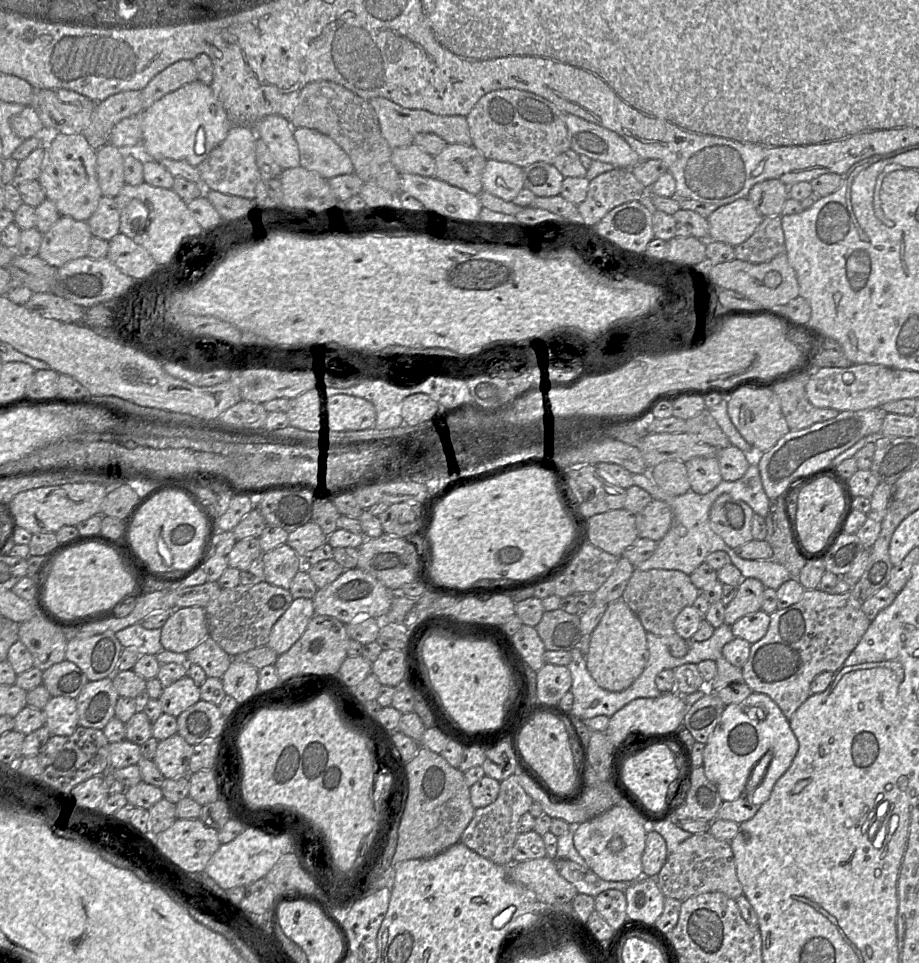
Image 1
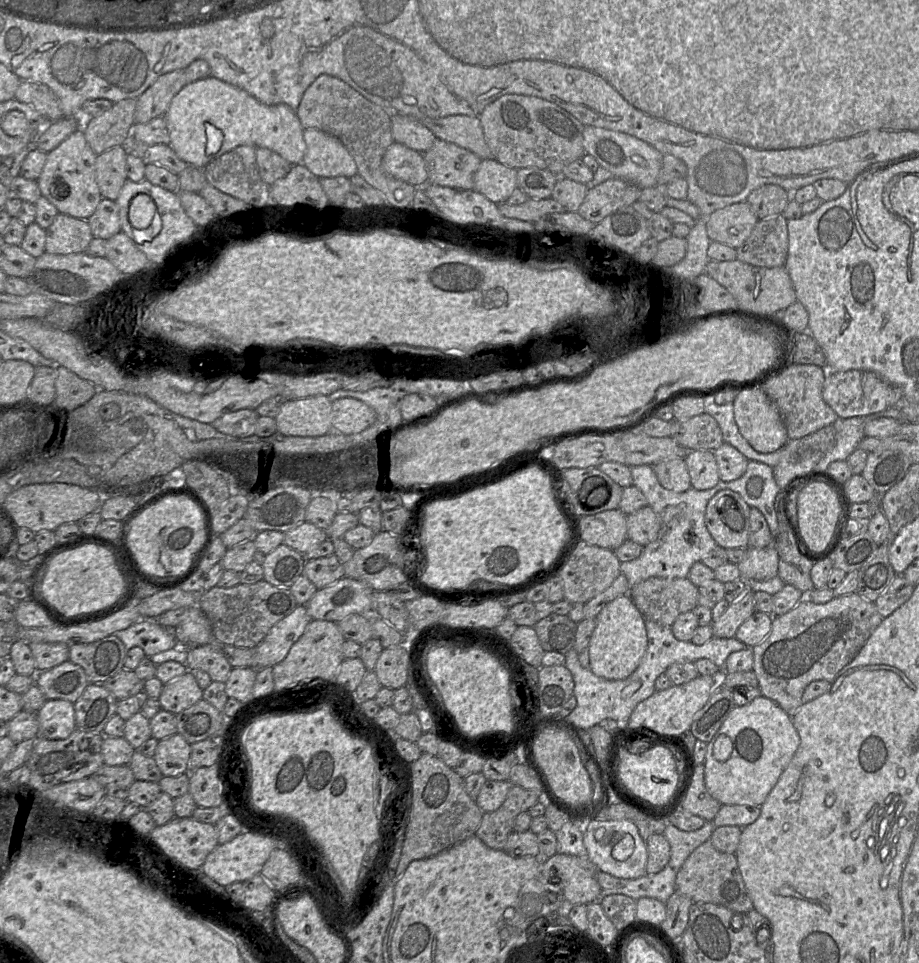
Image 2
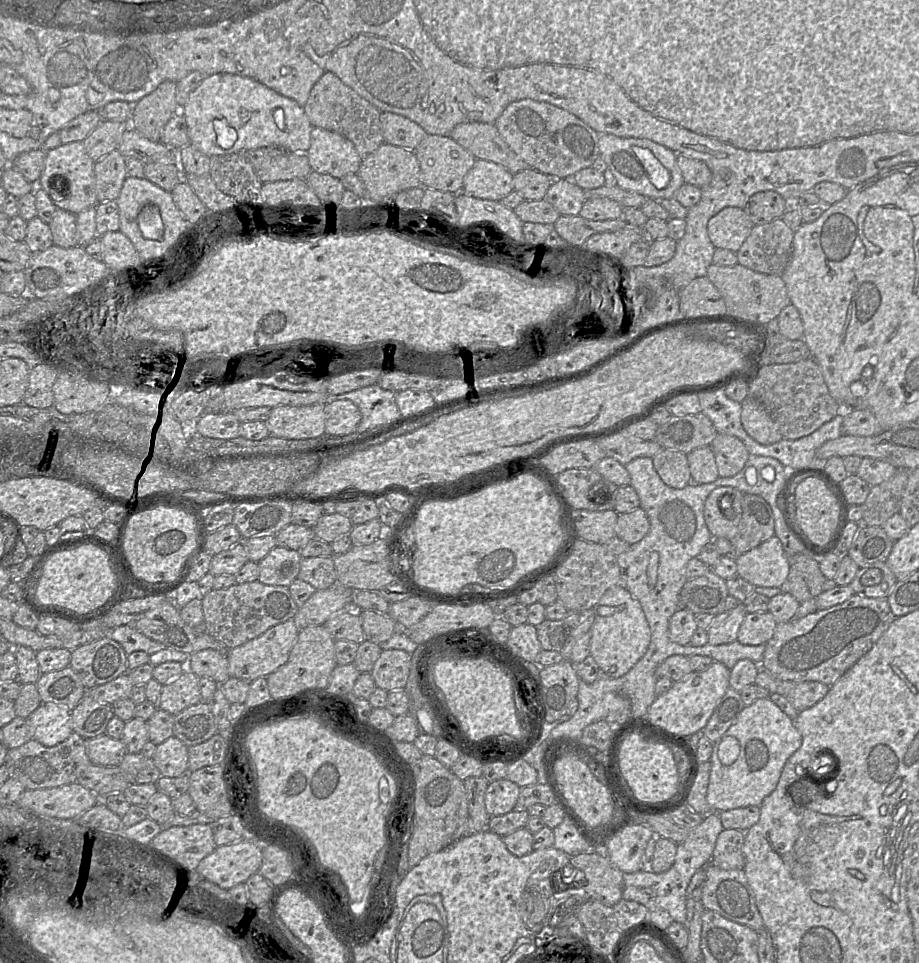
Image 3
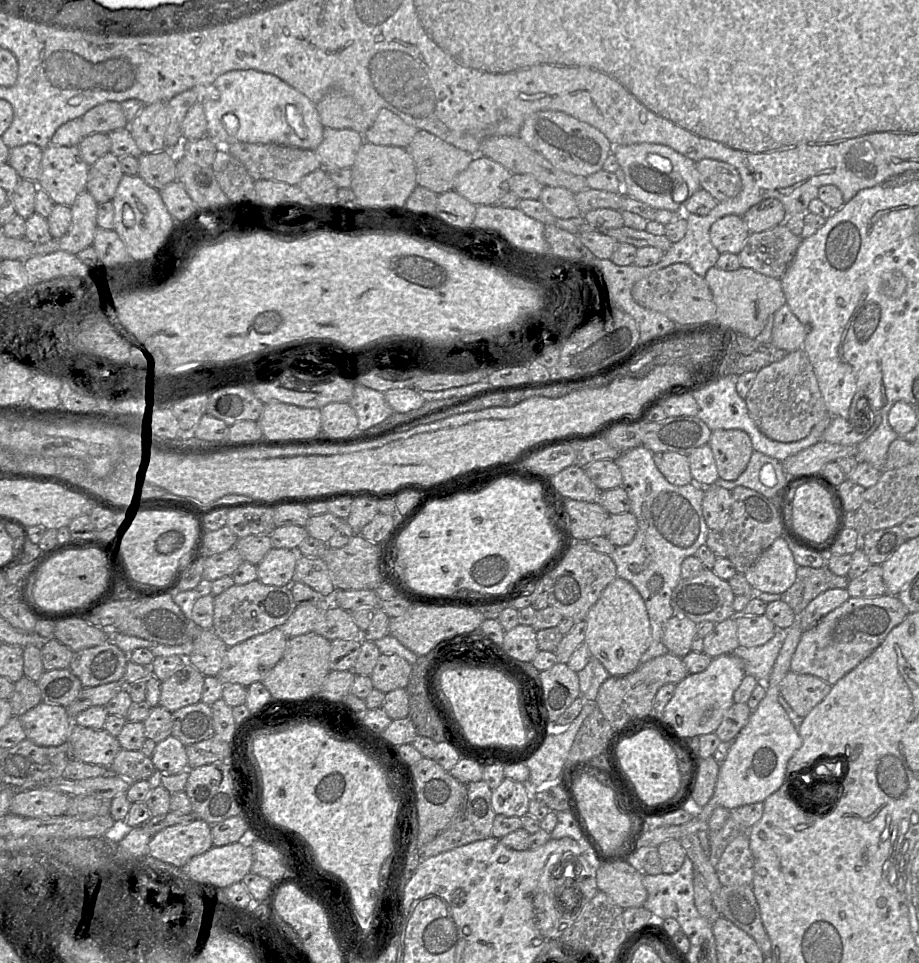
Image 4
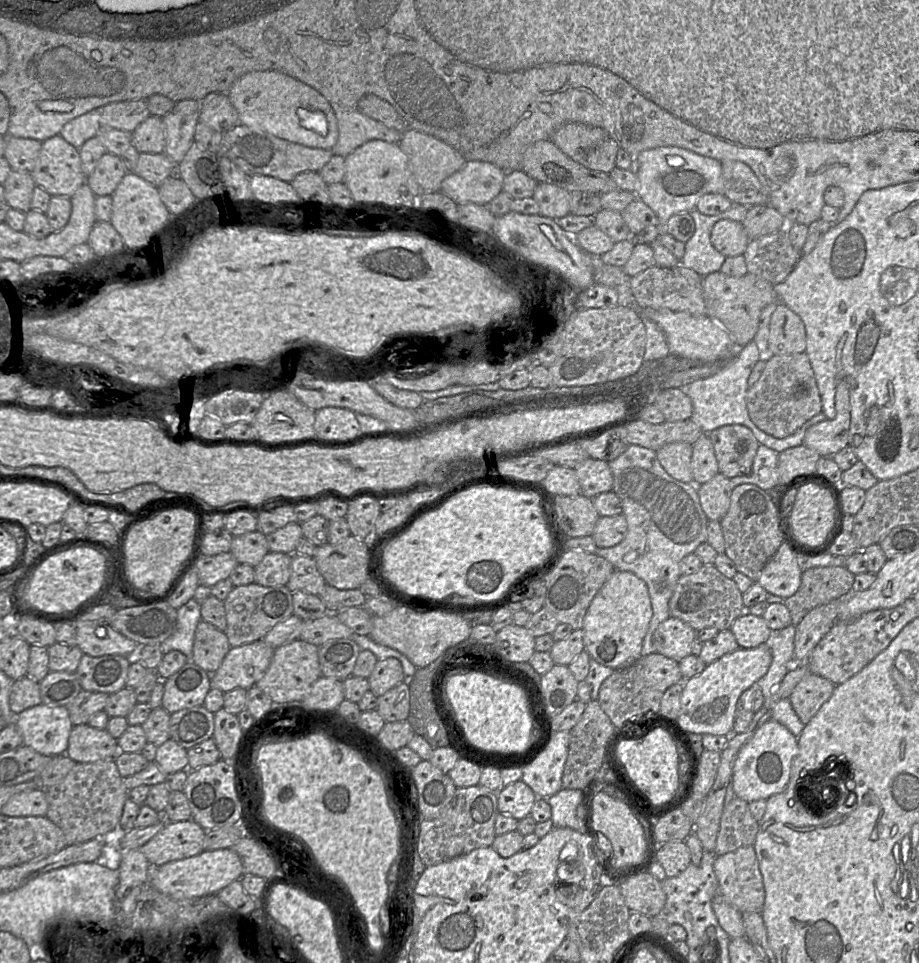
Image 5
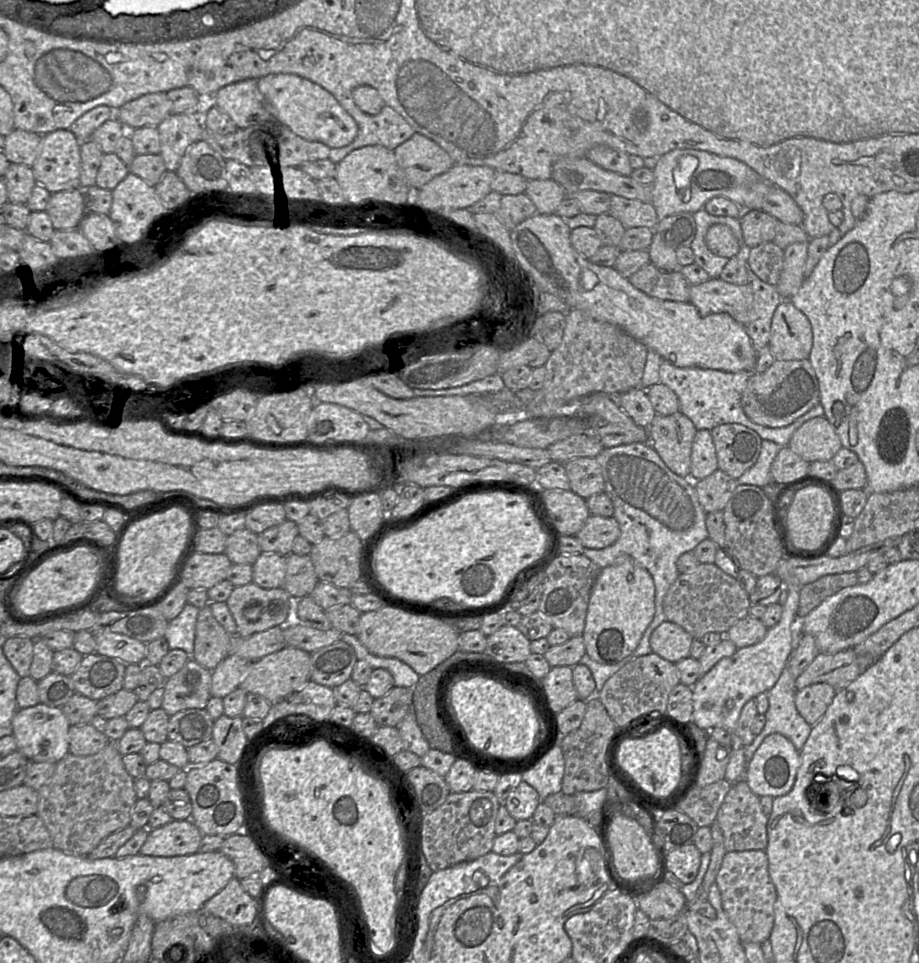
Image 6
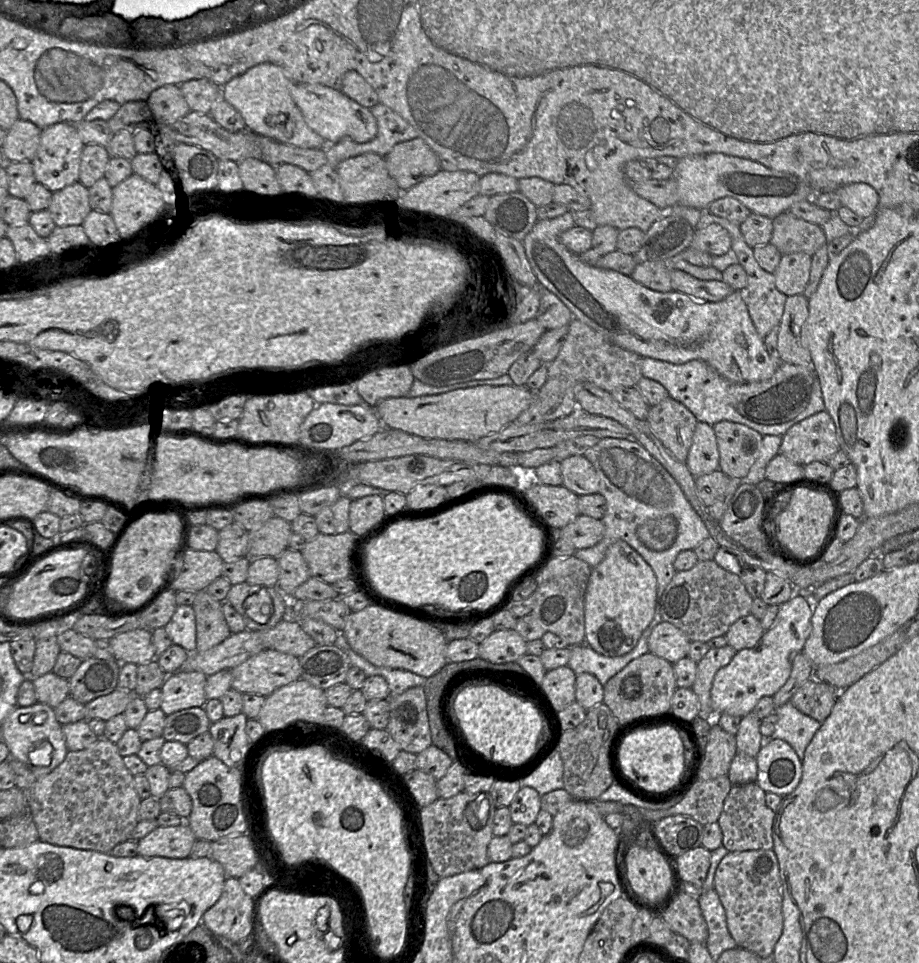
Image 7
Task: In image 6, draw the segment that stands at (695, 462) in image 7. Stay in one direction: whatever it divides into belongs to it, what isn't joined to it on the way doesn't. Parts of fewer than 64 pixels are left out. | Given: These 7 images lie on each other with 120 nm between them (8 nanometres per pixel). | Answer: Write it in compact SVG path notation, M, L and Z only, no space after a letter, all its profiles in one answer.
M697 430L692 444L690 479L700 481L717 469L717 455L710 431Z

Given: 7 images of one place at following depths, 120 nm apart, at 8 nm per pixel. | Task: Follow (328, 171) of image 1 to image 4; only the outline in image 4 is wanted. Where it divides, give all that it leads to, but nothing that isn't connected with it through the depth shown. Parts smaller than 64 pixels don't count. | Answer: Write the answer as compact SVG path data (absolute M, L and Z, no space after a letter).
M324 128L321 144L315 150L326 171L351 168L364 143L363 135L350 129Z

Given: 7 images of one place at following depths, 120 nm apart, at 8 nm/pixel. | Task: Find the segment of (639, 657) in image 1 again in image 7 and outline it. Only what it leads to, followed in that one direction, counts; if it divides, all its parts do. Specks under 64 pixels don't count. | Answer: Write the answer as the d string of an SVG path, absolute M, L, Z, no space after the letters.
M623 540L612 543L603 560L592 568L585 592L585 644L597 653L617 657L630 652L652 621L656 607L657 579L650 565Z

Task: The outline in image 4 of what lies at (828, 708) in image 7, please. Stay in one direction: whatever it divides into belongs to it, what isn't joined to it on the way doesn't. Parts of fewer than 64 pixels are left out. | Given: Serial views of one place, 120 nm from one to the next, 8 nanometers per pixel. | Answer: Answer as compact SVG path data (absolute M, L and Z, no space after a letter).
M789 671L780 683L780 695L797 715L805 718L829 694L831 687L814 675Z

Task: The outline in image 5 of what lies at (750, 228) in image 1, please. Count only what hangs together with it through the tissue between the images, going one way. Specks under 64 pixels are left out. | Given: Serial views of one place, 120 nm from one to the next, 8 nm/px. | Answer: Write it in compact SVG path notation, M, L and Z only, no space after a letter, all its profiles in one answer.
M720 220L711 230L711 244L725 257L743 255L750 240L743 224L733 220Z

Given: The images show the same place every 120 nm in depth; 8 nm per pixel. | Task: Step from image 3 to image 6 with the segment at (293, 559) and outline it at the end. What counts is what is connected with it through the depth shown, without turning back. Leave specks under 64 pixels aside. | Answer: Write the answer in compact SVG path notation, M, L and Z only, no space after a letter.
M262 552L252 565L252 582L262 588L282 587L285 575L286 556Z

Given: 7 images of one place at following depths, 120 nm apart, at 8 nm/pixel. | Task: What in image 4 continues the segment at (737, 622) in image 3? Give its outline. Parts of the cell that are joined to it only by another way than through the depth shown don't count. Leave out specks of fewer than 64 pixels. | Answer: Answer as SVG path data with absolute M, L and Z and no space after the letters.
M736 616L715 624L714 629L704 637L703 653L711 658L732 654L740 646Z

